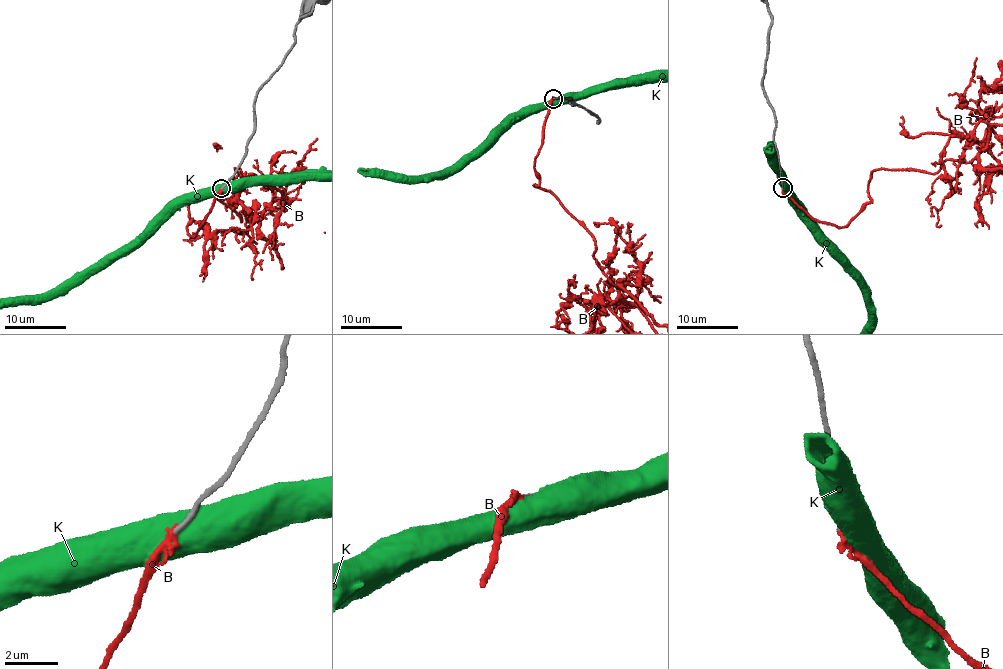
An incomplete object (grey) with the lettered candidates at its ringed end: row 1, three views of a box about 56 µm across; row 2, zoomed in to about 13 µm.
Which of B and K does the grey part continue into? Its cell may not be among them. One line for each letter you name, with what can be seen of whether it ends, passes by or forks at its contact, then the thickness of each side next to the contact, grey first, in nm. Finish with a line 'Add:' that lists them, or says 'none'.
B: it ends | 200/260 nm
Add: B

